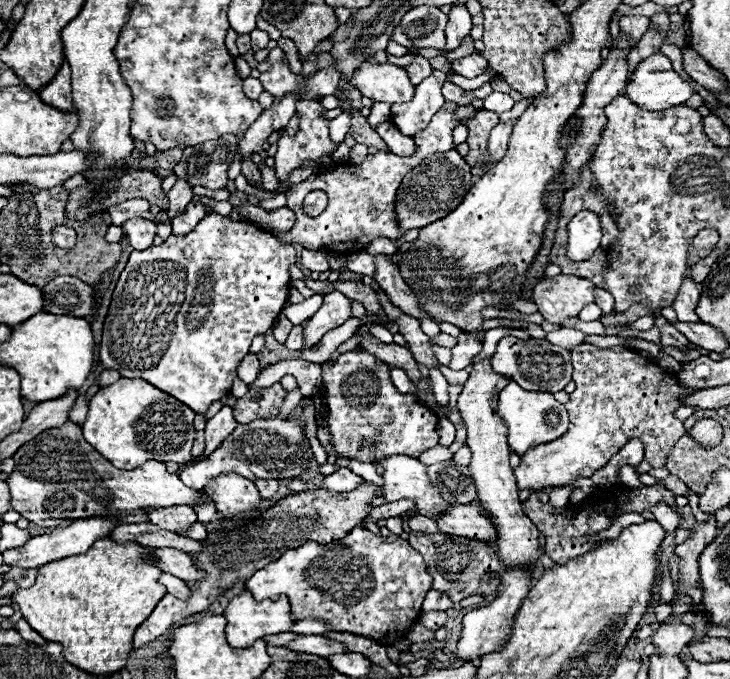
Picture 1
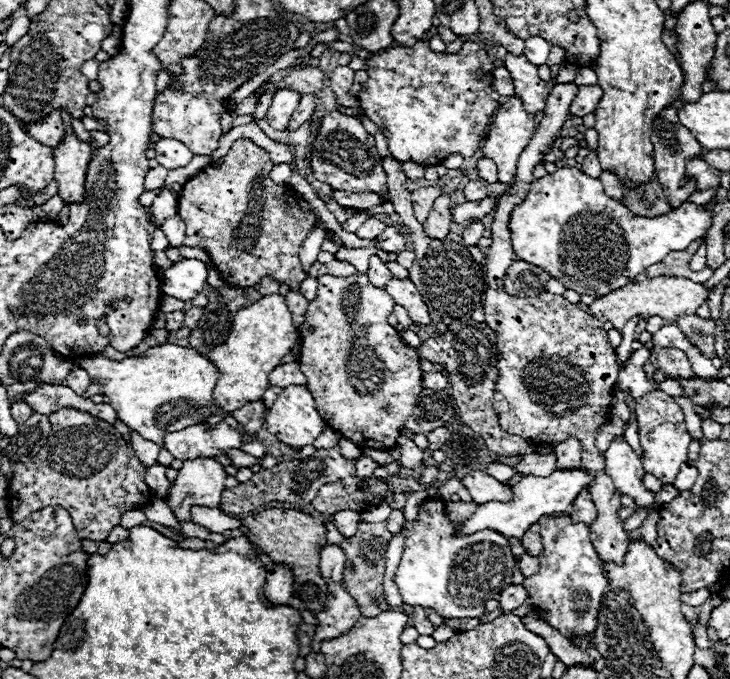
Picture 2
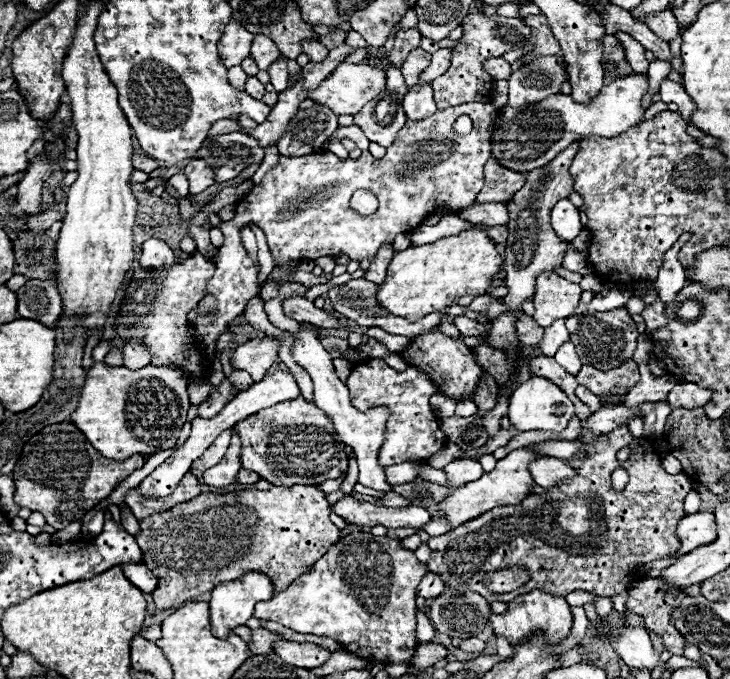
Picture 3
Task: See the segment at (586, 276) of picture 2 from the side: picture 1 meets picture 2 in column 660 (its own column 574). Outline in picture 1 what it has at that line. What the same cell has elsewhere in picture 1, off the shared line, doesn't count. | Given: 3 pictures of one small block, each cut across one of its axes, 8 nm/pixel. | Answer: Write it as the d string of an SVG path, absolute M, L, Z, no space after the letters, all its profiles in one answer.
M590 210L578 212L568 224L568 252L570 260L588 260L600 246L602 228L598 214Z

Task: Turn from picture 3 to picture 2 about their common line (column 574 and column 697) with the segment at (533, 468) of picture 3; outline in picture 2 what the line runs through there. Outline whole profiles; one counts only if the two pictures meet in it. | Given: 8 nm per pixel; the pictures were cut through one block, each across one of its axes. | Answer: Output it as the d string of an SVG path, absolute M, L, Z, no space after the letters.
M684 462L682 470L680 470L680 474L674 478L672 486L678 488L678 490L690 490L692 484L694 484L694 480L696 480L696 476L698 476L696 466L694 466L692 462Z

